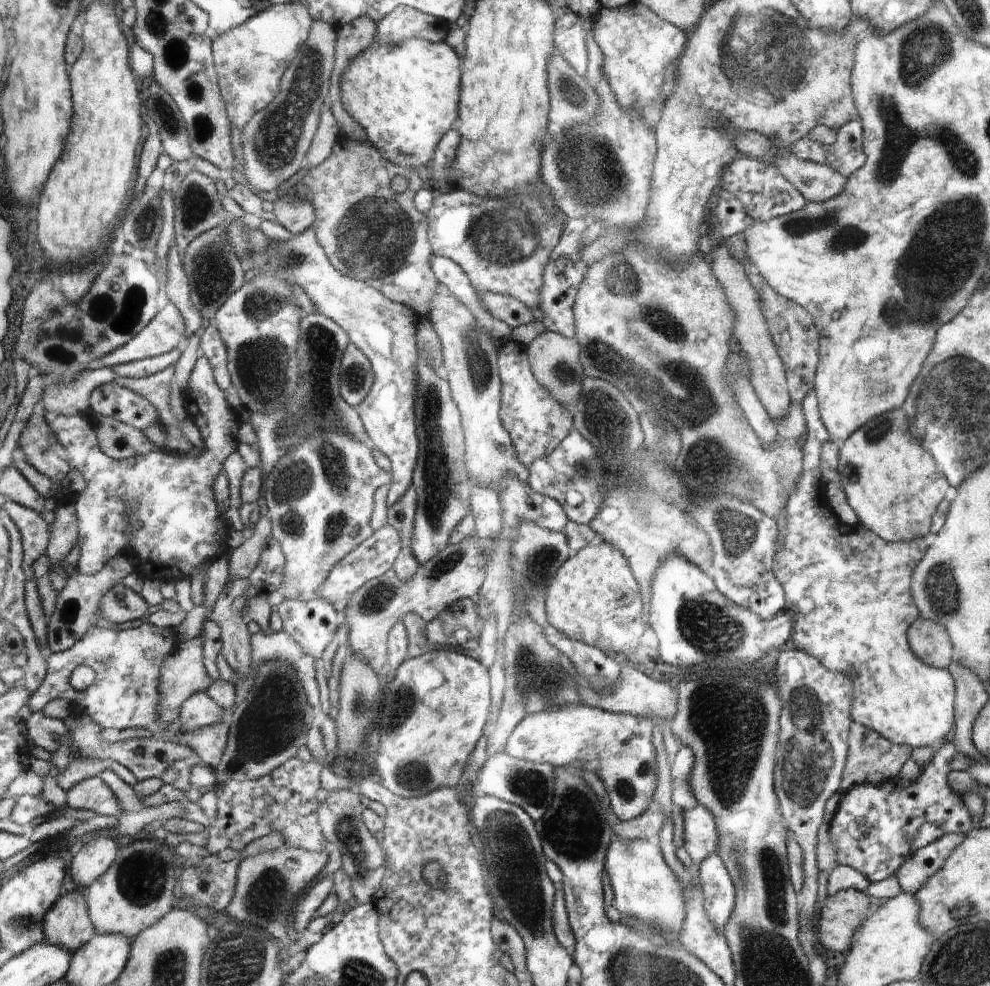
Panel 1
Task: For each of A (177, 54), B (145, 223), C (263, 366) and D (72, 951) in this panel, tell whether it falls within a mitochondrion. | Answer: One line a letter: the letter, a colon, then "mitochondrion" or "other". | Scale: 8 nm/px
A: mitochondrion
B: mitochondrion
C: mitochondrion
D: other

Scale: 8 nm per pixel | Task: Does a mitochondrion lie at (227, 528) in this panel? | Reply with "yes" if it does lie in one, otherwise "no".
no

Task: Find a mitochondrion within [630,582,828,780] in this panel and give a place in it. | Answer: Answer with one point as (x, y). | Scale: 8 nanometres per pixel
(703, 624)

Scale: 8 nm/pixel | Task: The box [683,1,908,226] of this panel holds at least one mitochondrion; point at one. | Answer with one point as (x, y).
(767, 54)

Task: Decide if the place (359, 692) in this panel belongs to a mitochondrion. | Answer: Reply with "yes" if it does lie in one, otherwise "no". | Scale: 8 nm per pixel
yes

